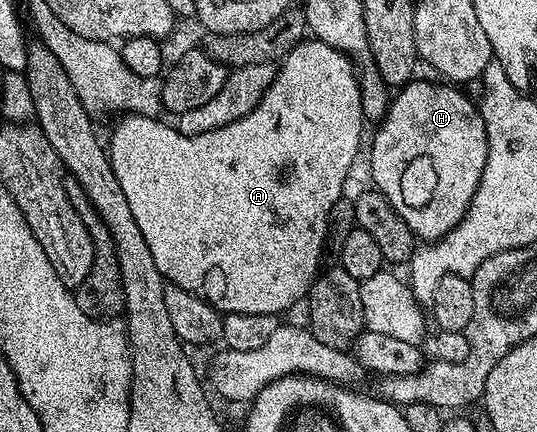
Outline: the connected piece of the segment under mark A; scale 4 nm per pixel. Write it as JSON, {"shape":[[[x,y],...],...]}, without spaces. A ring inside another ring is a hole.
{"shape":[[[315,38],[301,40],[279,61],[274,82],[249,116],[238,118],[230,122],[230,126],[222,126],[206,134],[187,136],[180,132],[179,127],[172,125],[171,128],[163,124],[163,119],[154,116],[124,114],[117,120],[120,121],[112,132],[112,141],[106,144],[112,157],[112,169],[118,178],[118,186],[122,186],[122,194],[126,194],[126,202],[130,202],[130,214],[134,214],[134,222],[138,222],[138,230],[142,230],[142,238],[146,238],[146,246],[150,246],[150,255],[154,257],[167,283],[202,298],[221,314],[283,314],[287,308],[294,307],[299,300],[301,303],[307,297],[322,268],[323,240],[327,236],[330,208],[345,195],[344,183],[360,152],[360,135],[366,123],[358,68],[348,53],[340,52],[334,46]]]}

